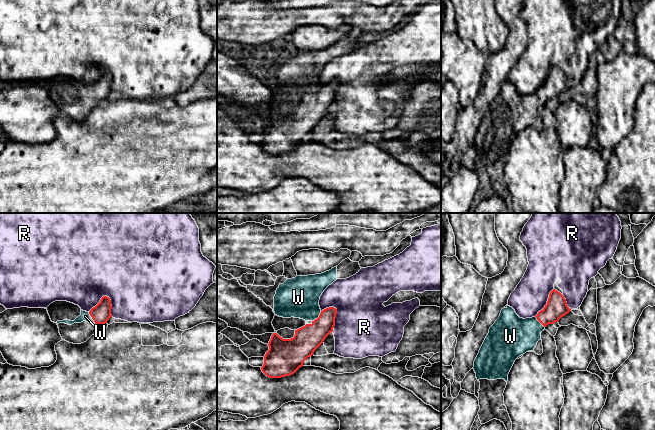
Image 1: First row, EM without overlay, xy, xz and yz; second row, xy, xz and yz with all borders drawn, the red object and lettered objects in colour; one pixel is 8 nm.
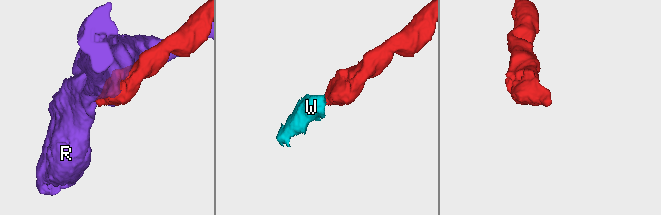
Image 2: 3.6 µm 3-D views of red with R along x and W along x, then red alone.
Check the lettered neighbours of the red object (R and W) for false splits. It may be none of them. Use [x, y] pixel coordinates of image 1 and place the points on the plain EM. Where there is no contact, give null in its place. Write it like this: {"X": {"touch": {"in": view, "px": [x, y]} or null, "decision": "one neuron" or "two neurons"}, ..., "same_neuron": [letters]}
{"R": {"touch": {"in": "xy", "px": [100, 77]}, "decision": "two neurons"}, "W": {"touch": {"in": "xz", "px": [318, 93]}, "decision": "one neuron"}, "same_neuron": ["W"]}

